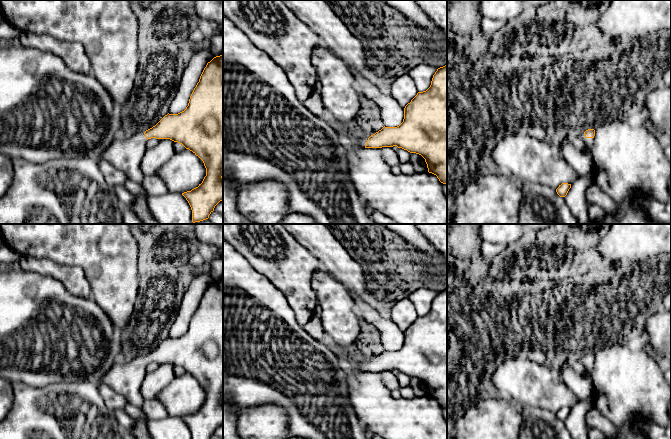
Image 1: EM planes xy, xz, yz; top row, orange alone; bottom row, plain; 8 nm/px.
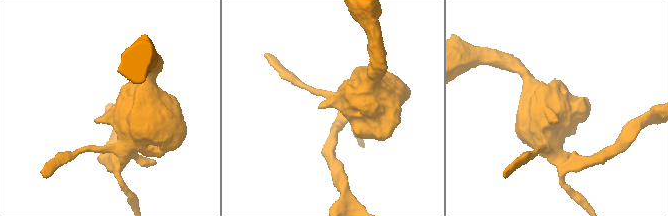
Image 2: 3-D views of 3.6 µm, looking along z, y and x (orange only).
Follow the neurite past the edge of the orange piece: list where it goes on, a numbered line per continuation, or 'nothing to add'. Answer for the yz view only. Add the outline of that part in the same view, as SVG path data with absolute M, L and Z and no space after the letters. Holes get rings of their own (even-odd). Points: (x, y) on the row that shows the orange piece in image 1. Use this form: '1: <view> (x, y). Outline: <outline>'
1: yz (588, 142). Outline: M584 133L581 135L582 139L584 140L584 143L585 143L585 147L584 147L584 150L585 151L592 151L592 148L593 148L593 138L586 138L584 136Z

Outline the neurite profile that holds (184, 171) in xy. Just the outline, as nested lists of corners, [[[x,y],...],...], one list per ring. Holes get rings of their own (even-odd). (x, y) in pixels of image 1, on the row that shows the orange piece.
[[[189,149],[175,152],[159,168],[157,175],[171,193],[184,193],[198,187],[206,176],[203,161]]]

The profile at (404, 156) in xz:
[[[398,148],[398,150],[396,151],[398,158],[400,160],[401,163],[406,163],[410,161],[410,152],[408,152],[407,150],[404,150],[402,148]]]

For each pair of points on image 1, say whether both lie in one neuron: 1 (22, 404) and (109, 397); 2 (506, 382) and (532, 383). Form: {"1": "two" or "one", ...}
{"1": "two", "2": "one"}

